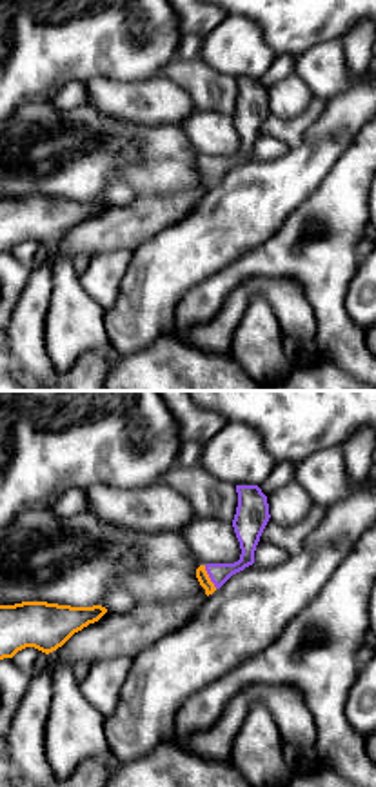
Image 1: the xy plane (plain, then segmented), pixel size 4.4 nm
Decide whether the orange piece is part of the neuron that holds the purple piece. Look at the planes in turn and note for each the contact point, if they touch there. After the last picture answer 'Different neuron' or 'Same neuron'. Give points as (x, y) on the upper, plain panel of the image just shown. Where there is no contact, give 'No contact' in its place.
Touches purple at (209, 169)

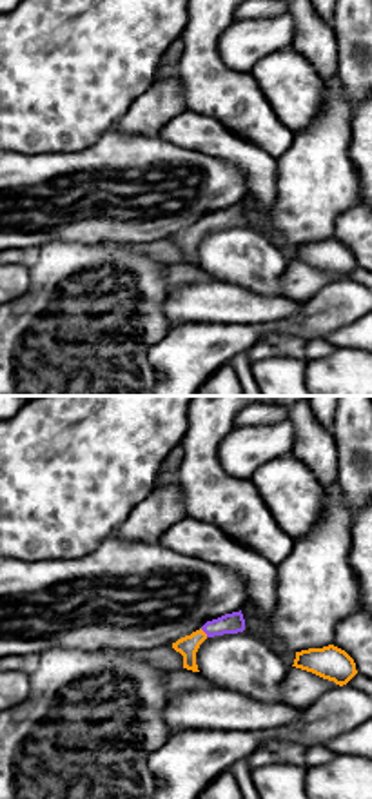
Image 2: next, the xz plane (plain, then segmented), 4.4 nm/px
Touches purple at (204, 224)

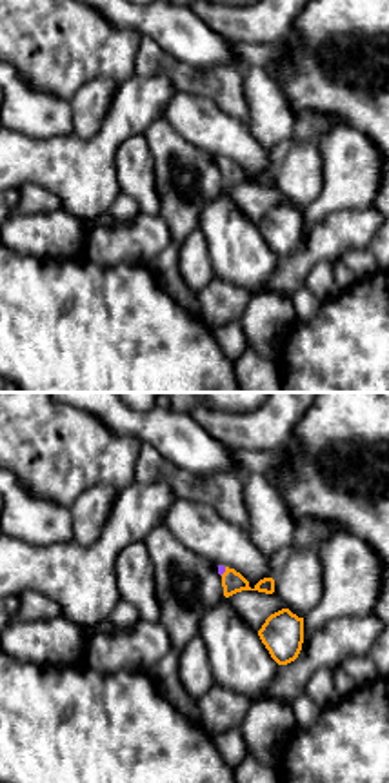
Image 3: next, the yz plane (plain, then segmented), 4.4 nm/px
Touches purple at (224, 164)

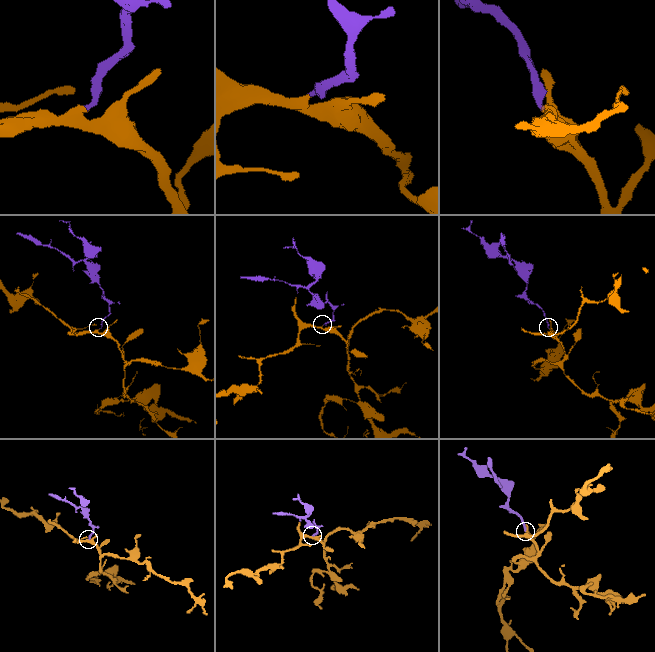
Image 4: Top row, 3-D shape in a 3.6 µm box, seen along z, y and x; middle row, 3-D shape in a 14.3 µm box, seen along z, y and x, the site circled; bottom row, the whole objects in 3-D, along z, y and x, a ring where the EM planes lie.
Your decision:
Same neuron

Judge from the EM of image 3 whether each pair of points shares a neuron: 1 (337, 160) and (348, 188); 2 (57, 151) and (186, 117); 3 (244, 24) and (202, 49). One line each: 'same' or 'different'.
1: same
2: different
3: different

